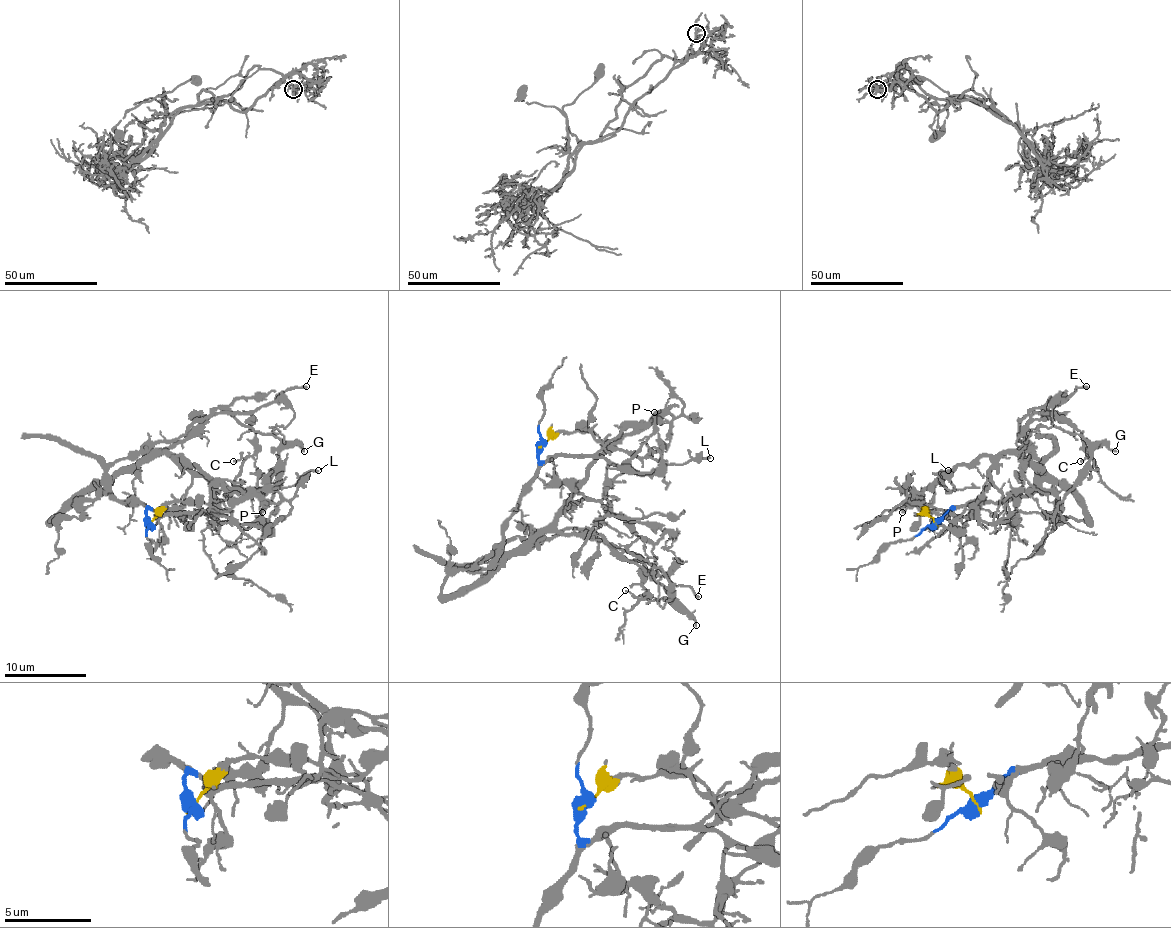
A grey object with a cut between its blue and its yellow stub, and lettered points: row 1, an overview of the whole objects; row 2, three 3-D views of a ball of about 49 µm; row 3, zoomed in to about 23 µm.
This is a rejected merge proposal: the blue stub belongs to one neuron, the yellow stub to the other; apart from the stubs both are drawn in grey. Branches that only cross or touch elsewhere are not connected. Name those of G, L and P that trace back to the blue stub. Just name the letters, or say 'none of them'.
G, P

